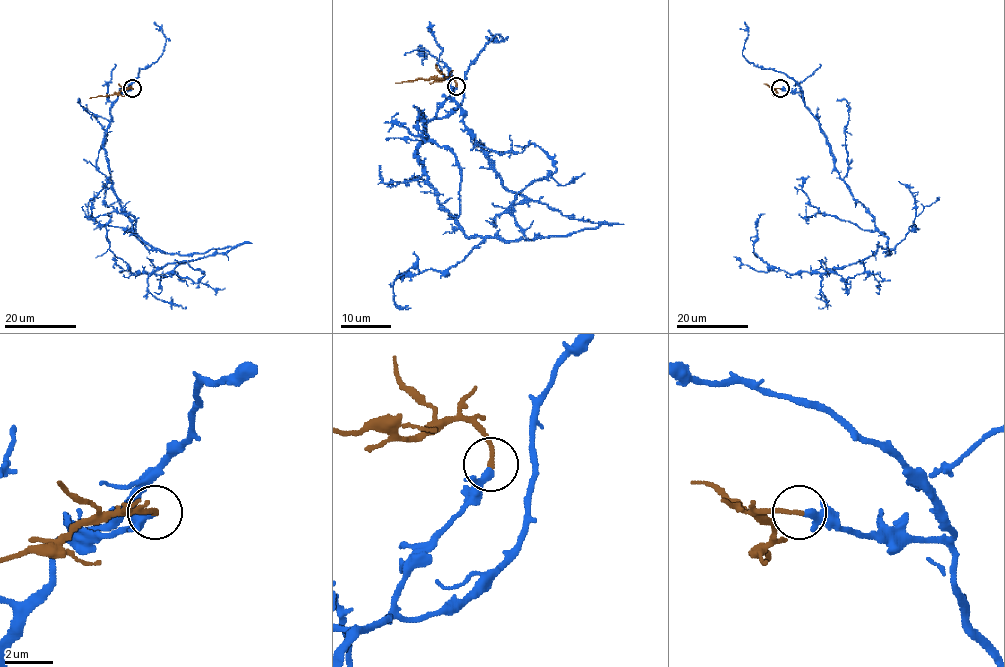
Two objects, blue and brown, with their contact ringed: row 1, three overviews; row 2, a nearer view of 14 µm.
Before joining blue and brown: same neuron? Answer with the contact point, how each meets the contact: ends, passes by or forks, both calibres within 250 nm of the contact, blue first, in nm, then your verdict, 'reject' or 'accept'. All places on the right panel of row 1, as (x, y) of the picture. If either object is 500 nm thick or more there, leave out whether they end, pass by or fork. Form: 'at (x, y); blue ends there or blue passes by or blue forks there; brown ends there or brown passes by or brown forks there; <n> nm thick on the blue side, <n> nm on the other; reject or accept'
at (780, 88); blue passes by; brown ends there; 240 nm thick on the blue side, 200 nm on the other; accept

